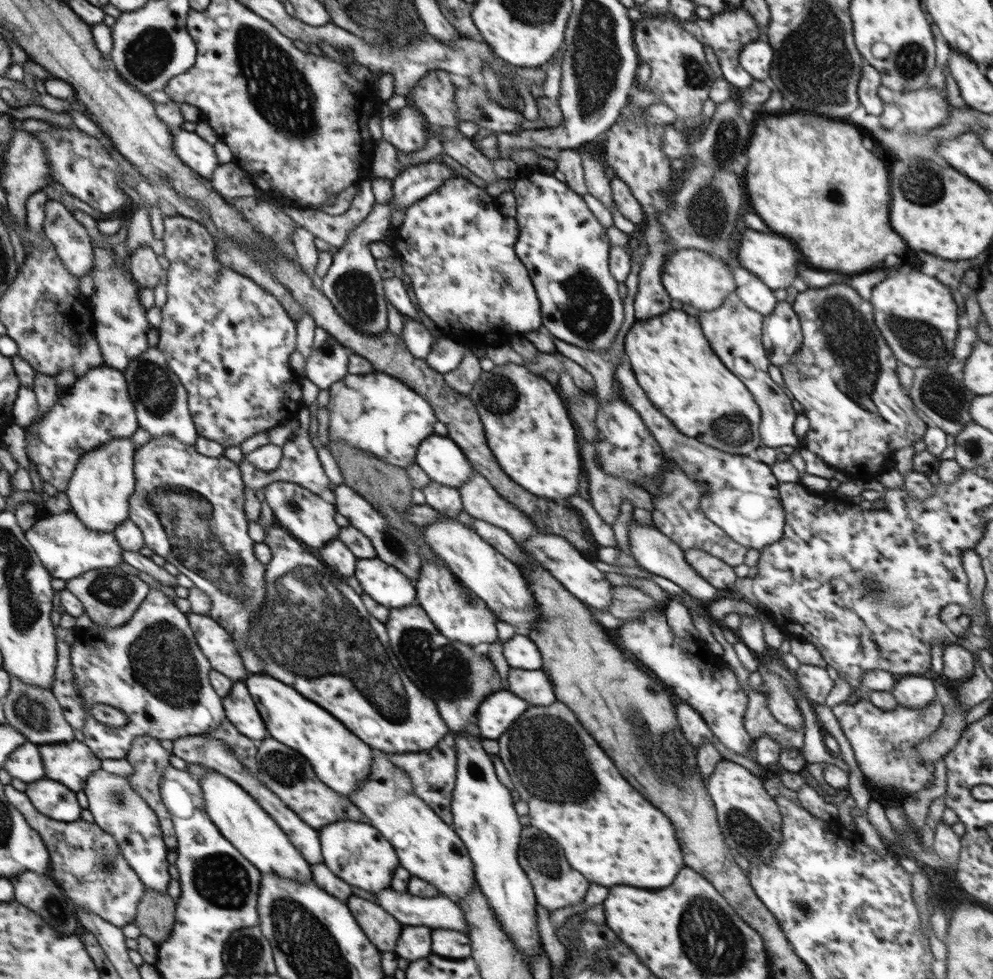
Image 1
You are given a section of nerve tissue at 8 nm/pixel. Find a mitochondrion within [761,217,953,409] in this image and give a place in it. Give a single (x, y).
(919, 339)

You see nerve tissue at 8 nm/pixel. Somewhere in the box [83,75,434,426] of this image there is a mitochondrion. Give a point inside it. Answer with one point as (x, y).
(155, 388)

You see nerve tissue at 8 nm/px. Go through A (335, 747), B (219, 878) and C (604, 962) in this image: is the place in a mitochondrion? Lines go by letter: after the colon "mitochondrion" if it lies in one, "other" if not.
A: other
B: mitochondrion
C: mitochondrion

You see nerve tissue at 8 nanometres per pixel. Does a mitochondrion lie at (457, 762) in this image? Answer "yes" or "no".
no

